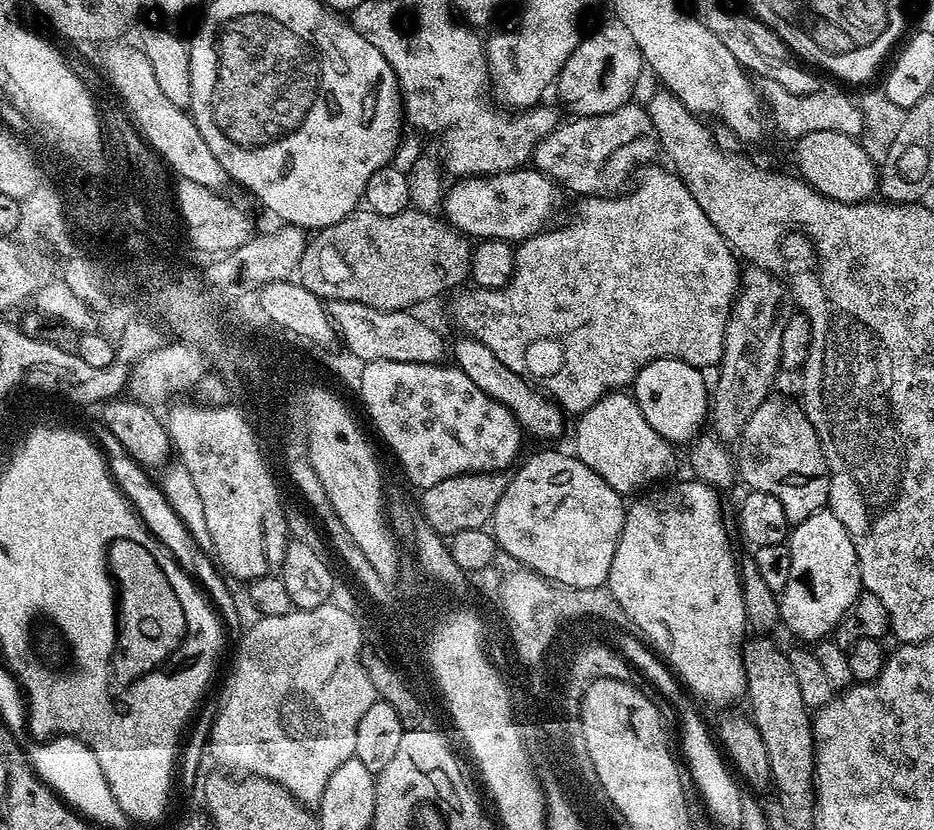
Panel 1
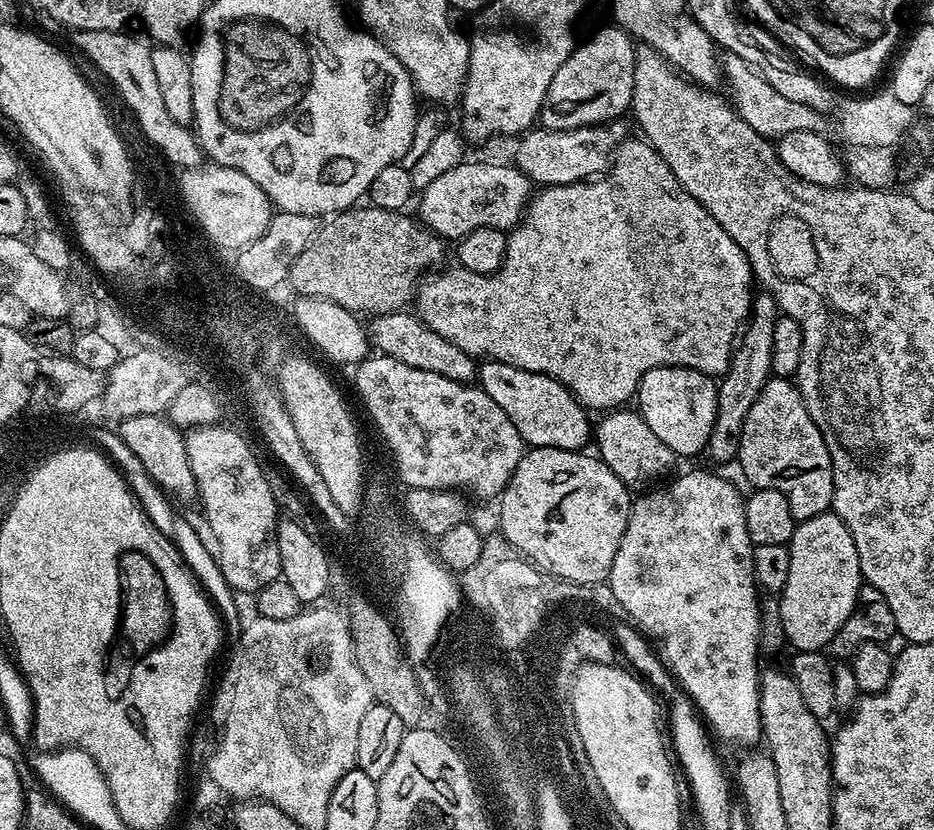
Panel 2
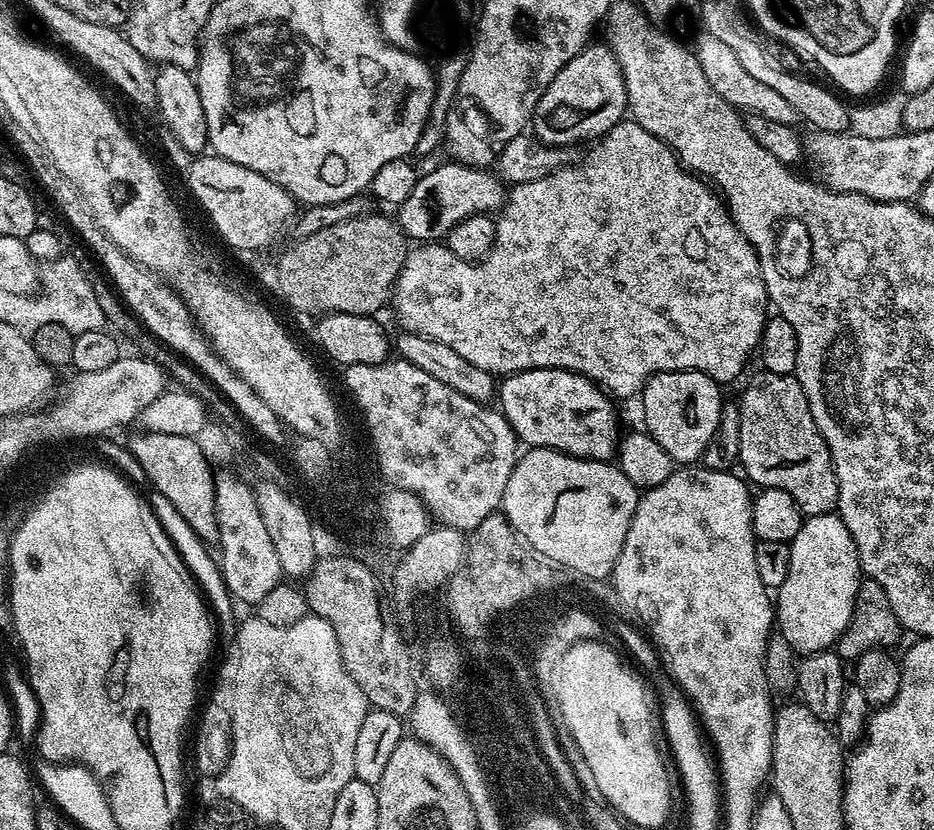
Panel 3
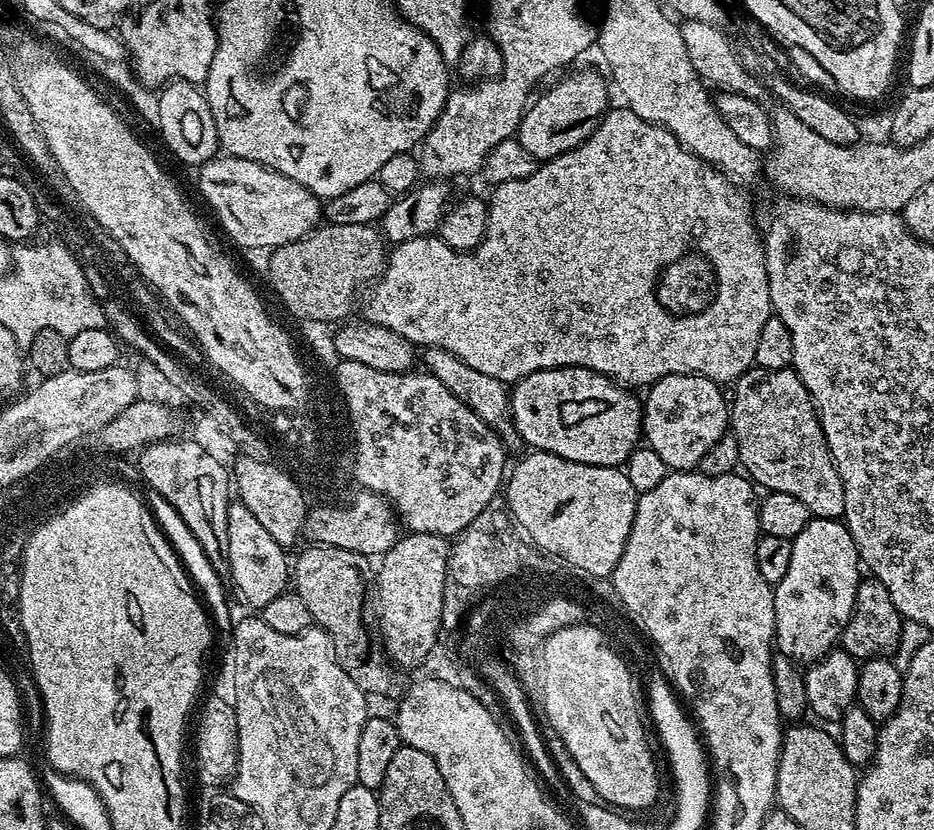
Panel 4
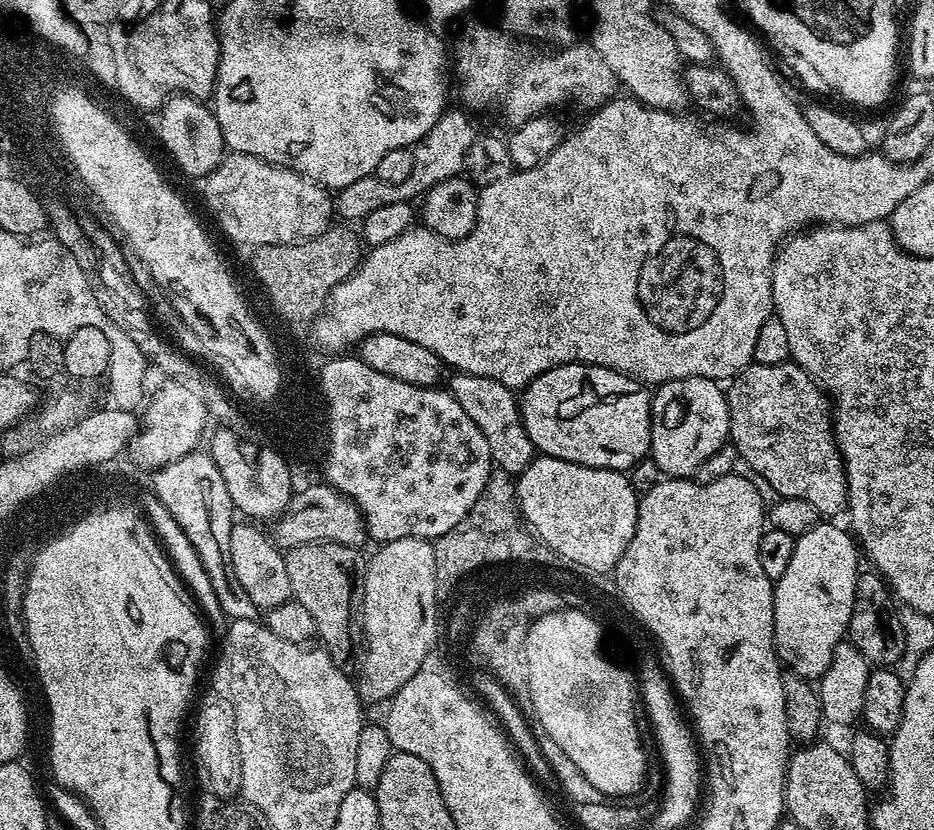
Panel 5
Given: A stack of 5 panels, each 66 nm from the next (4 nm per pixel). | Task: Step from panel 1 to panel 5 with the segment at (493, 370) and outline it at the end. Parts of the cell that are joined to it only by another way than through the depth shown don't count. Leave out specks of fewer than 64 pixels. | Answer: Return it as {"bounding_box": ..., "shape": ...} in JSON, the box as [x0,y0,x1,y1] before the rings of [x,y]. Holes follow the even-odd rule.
{"bounding_box":[520,364,653,473],"shape":[[[563,364],[546,370],[528,383],[520,400],[520,416],[537,453],[582,466],[609,468],[622,473],[627,473],[649,455],[653,415],[653,393],[641,381],[593,364]]]}

